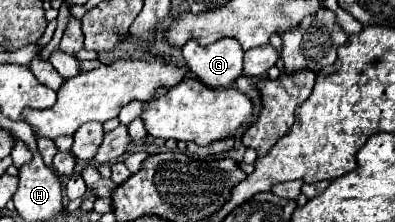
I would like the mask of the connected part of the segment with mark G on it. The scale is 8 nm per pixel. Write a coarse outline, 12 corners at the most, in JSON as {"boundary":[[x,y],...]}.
{"boundary":[[189,39],[183,57],[207,87],[229,87],[243,73],[237,39],[207,47]]}

